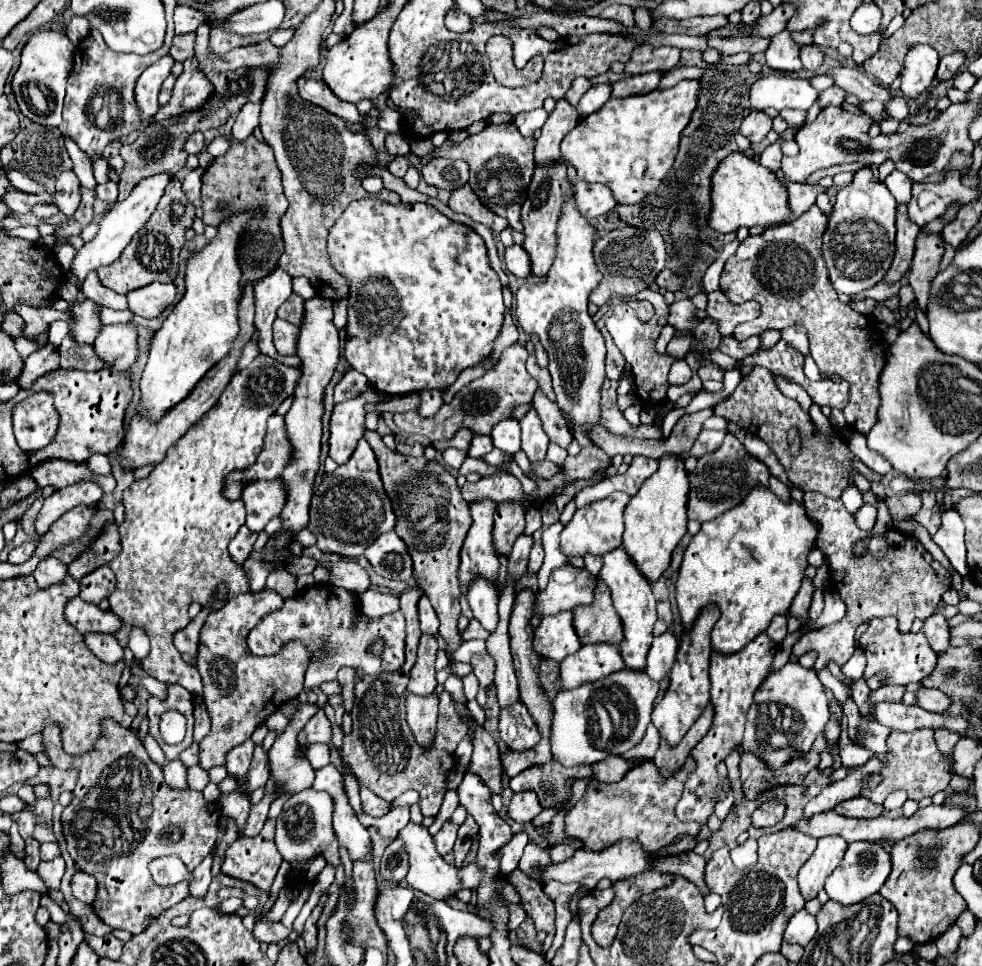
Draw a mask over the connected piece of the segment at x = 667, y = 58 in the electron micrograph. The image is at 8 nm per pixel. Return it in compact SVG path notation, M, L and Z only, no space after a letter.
M642 44L642 46L634 48L624 70L628 74L670 70L678 64L678 60L680 60L680 48L672 48L672 46L658 46L656 48L650 44Z

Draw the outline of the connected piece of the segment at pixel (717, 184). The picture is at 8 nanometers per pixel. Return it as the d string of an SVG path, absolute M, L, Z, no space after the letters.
M742 152L730 154L712 176L712 212L708 218L710 228L728 234L746 226L776 226L792 216L788 190L776 174L764 168L758 160L746 158Z

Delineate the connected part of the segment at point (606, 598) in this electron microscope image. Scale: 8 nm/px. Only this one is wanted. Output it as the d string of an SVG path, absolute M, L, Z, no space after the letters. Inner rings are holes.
M598 580L594 604L574 608L574 628L582 644L618 644L622 640L622 620L618 620L610 590L602 580Z

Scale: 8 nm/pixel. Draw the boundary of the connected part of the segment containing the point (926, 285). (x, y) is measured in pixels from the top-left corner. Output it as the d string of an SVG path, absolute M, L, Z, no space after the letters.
M920 234L916 238L916 252L910 266L910 286L914 288L920 312L926 316L930 302L930 284L940 270L940 260L944 254L940 234Z

